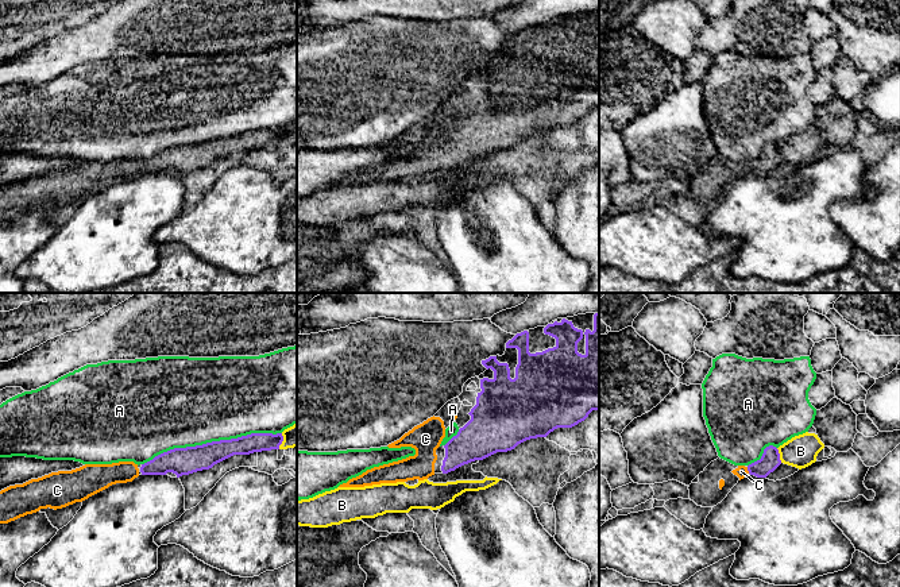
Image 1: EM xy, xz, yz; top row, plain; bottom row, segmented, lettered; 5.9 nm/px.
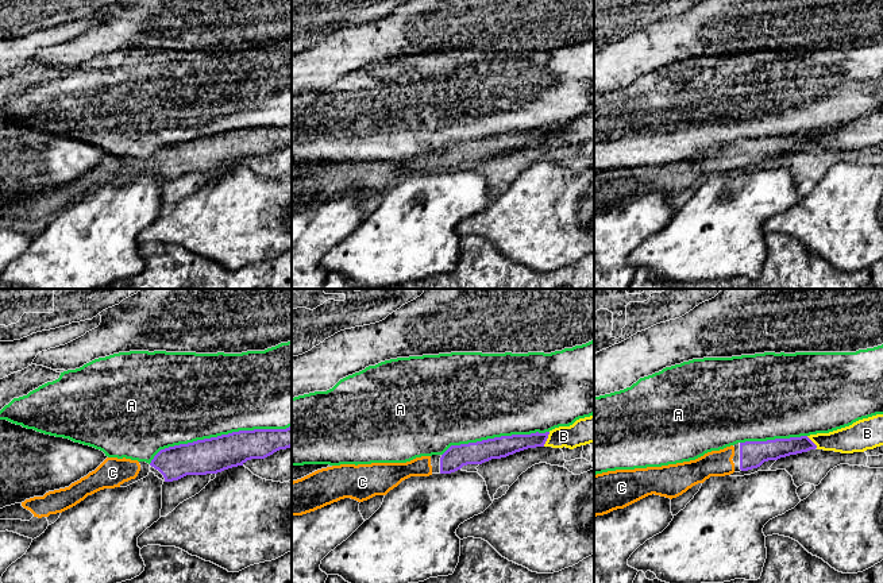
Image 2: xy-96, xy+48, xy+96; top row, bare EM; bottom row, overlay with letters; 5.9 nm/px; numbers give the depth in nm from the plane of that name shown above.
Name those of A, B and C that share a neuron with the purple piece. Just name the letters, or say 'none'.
C

